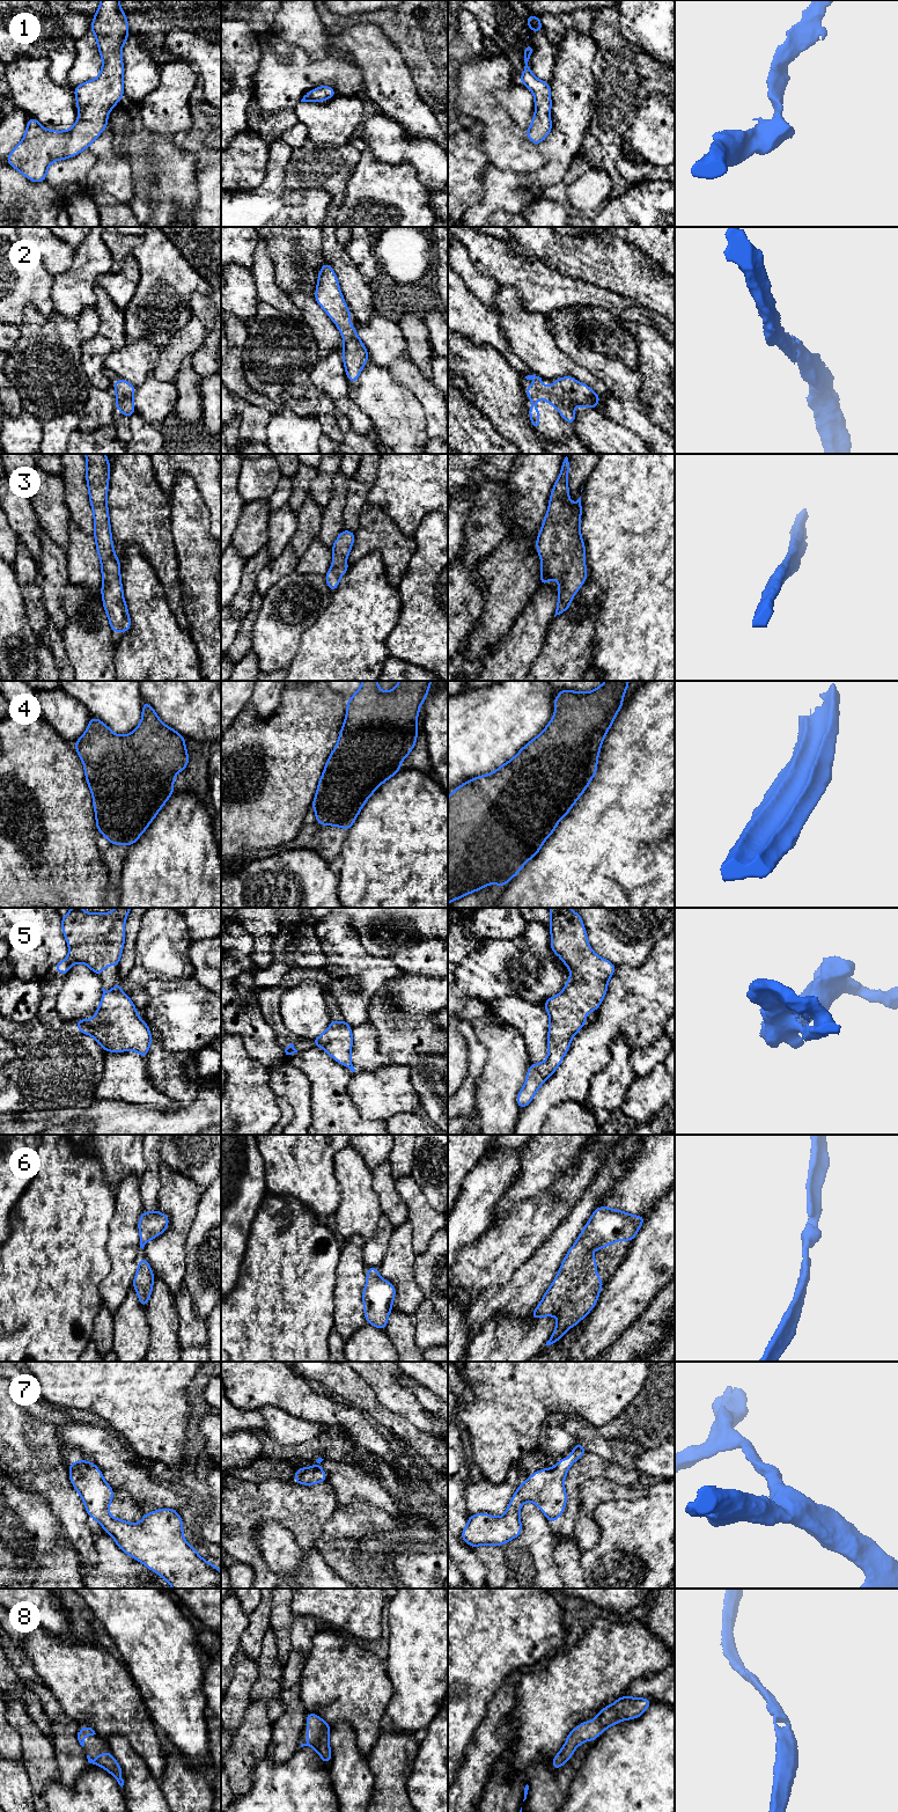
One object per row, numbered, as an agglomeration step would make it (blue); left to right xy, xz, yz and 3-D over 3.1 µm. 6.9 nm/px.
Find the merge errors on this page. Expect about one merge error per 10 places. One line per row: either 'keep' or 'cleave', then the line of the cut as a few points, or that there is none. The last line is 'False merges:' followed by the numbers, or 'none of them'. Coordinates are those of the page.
1: keep; no cut
2: keep; no cut
3: keep; no cut
4: keep; no cut
5: keep; no cut
6: keep; no cut
7: keep; no cut
8: keep; no cut
False merges: none of them

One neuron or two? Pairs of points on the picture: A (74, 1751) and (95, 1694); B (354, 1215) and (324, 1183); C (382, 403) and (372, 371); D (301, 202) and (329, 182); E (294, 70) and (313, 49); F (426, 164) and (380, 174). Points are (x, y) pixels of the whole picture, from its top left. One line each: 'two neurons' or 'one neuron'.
A: two neurons
B: two neurons
C: one neuron
D: two neurons
E: two neurons
F: two neurons

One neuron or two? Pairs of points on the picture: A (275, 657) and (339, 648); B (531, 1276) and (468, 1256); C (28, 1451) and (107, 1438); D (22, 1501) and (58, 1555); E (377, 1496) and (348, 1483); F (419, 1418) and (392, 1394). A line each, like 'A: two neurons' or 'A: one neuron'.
A: two neurons
B: two neurons
C: two neurons
D: one neuron
E: one neuron
F: one neuron

